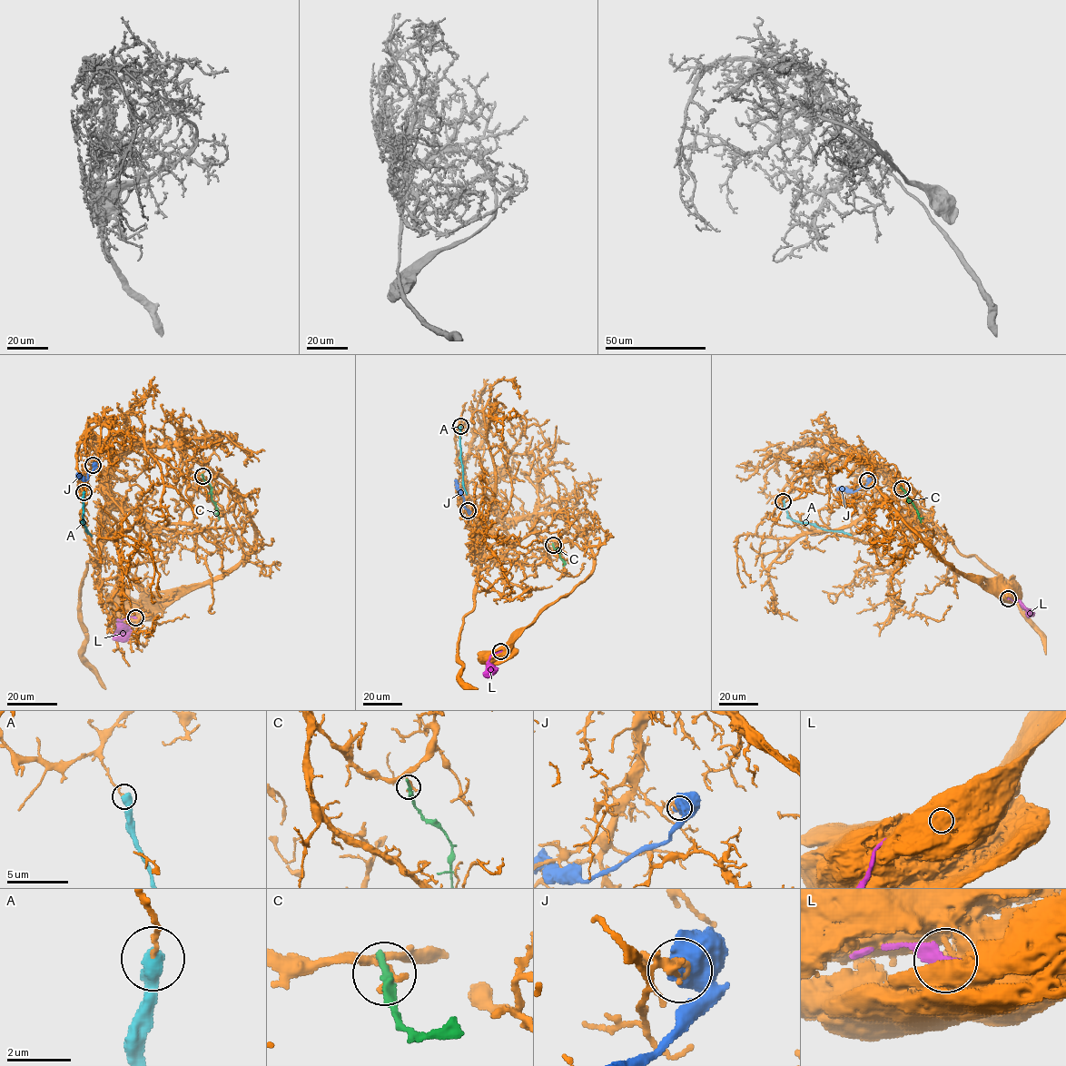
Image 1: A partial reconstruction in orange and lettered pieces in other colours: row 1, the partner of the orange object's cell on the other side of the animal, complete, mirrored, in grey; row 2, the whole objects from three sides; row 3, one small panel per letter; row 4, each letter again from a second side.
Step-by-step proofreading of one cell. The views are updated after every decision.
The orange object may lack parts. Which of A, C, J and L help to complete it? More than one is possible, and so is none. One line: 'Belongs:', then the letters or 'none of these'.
Belongs: none of these

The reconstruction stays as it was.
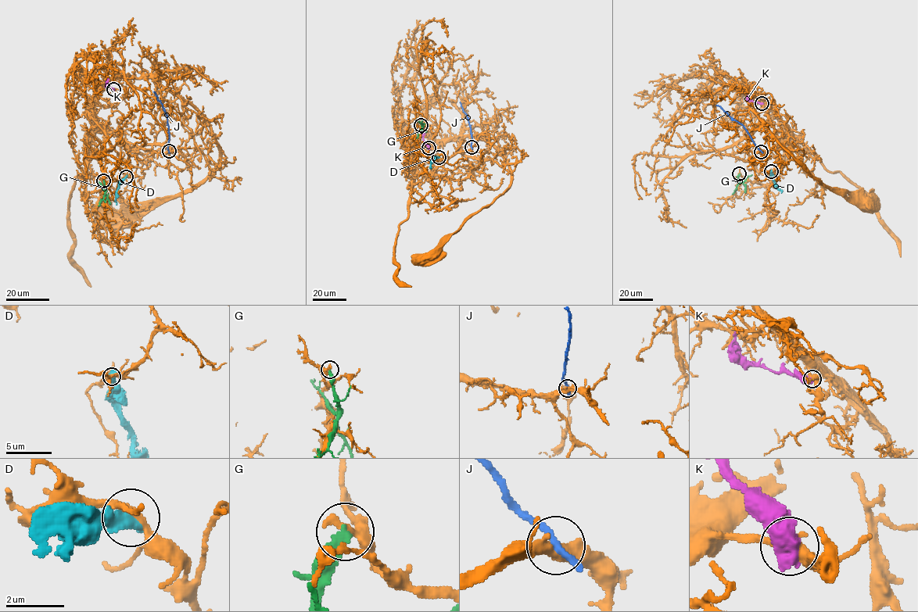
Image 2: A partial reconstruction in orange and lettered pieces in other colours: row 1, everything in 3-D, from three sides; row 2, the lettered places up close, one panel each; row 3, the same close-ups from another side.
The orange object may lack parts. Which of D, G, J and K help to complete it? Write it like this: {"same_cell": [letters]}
{"same_cell": []}

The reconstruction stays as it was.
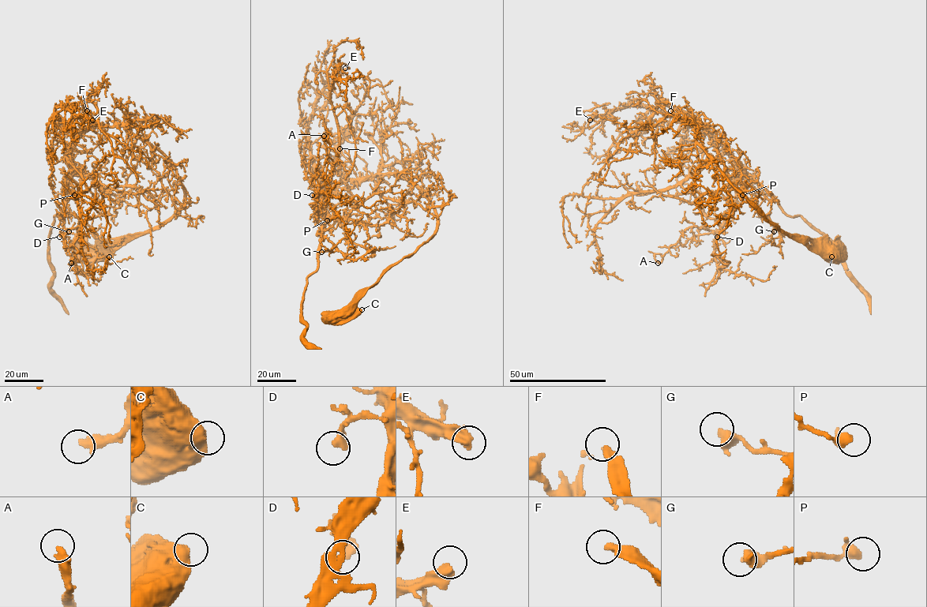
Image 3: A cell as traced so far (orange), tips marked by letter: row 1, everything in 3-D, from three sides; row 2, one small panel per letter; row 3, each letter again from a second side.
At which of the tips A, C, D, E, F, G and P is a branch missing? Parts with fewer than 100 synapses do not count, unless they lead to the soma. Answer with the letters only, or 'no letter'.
E

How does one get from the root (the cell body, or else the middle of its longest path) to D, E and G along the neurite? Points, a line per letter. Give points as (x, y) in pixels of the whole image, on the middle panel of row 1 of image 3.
D: (339, 314), (433, 235), (437, 215), (417, 186), (395, 174), (344, 181), (325, 206), (323, 223), (312, 195)
E: (339, 314), (437, 226), (425, 195), (404, 178), (328, 185), (318, 173), (308, 133), (313, 103), (345, 68)
G: (339, 314), (433, 235), (437, 215), (419, 189), (397, 175), (344, 181), (317, 234), (335, 250), (321, 252)

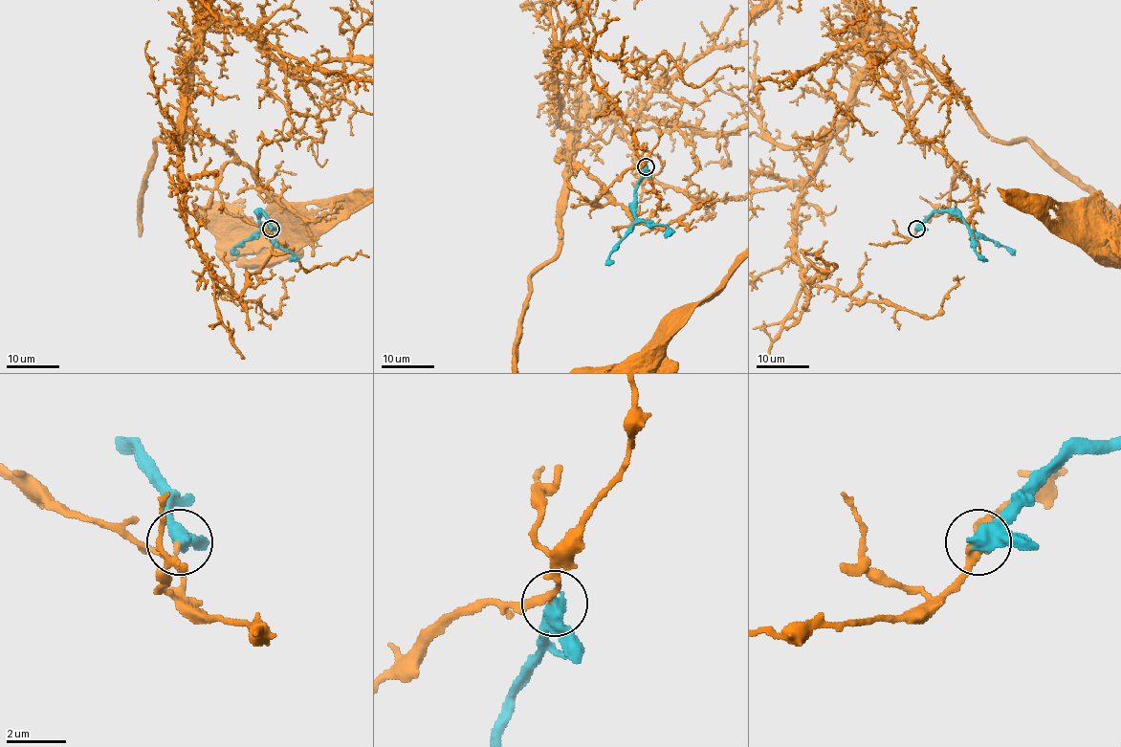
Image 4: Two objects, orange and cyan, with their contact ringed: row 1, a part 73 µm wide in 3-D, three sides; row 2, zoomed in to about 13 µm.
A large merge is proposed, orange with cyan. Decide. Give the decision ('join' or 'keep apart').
keep apart

